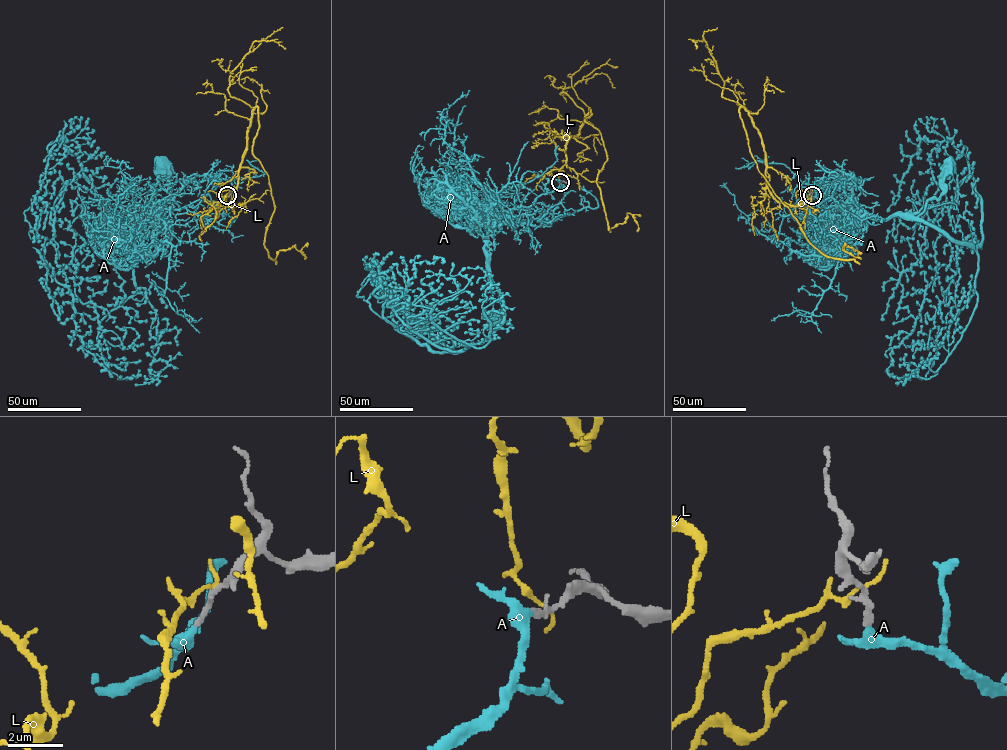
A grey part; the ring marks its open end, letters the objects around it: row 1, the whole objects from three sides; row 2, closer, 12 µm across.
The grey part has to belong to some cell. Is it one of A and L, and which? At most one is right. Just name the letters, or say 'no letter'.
A

